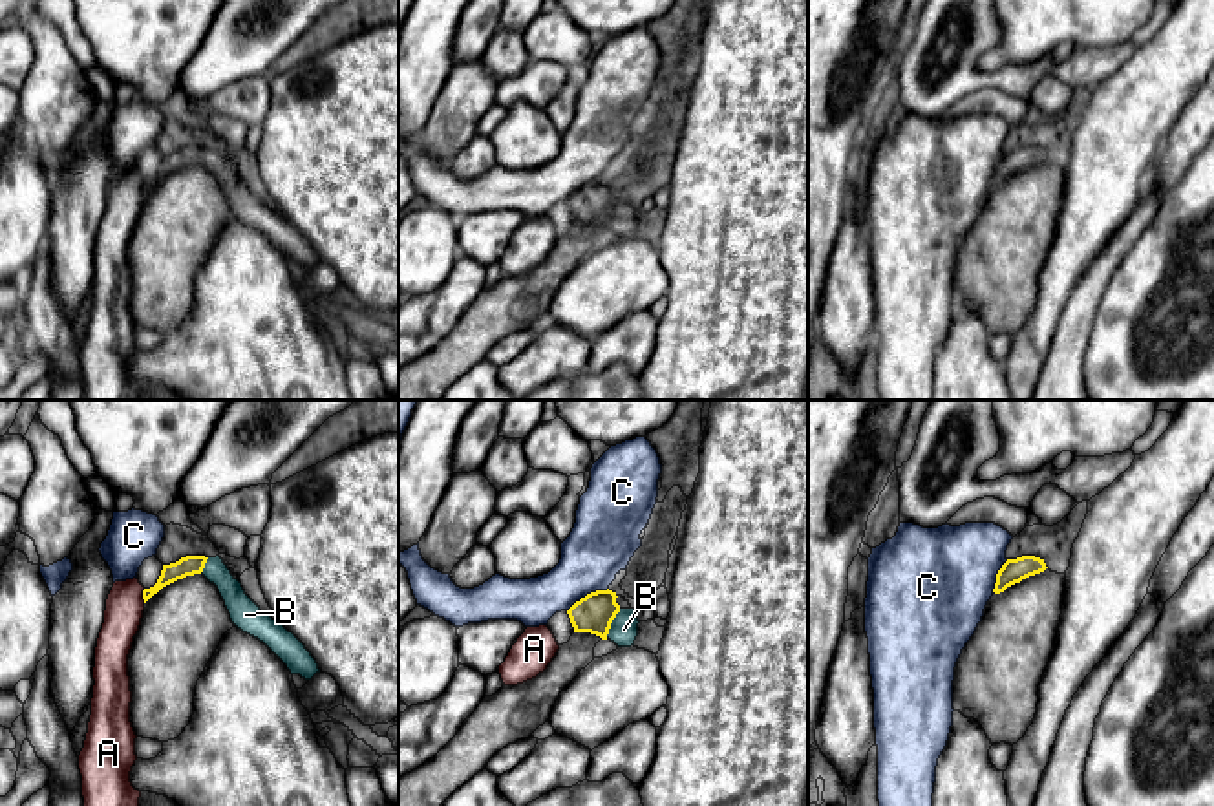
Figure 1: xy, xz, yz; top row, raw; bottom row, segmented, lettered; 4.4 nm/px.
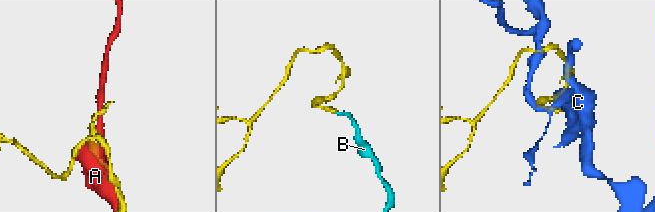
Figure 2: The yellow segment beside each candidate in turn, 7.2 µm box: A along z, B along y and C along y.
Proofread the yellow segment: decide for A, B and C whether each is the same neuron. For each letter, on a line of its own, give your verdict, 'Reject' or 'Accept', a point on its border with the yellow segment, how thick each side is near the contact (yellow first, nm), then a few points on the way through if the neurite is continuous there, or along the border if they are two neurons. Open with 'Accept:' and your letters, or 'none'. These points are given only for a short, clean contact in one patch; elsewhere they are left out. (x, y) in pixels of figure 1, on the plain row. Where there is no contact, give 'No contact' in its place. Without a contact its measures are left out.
Accept: B
A: Reject. Touches yellow at xy (143, 187). Thickness 90 nm (yellow) against 170 nm
B: Accept. Touches yellow at xz (611, 212). Thickness 170 nm (yellow) against 130 nm. Path across: xz (595, 203), (611, 212), (624, 220)
C: Reject. Touches yellow at xz (587, 185). Thickness 170 nm (yellow) against 280 nm

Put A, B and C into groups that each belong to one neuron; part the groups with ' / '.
A / B / C

